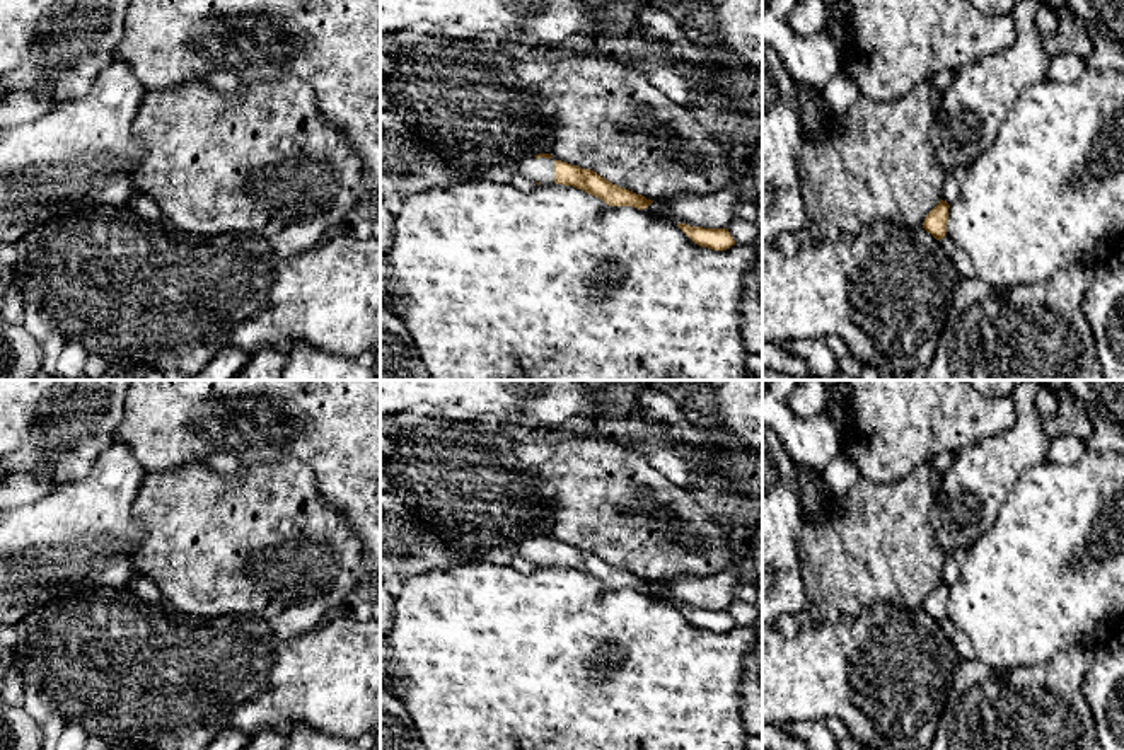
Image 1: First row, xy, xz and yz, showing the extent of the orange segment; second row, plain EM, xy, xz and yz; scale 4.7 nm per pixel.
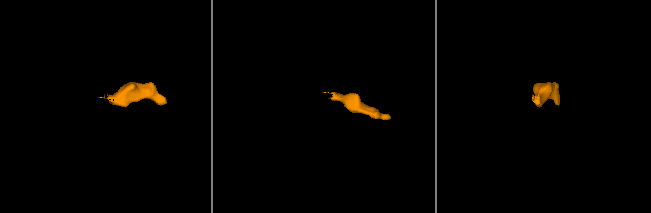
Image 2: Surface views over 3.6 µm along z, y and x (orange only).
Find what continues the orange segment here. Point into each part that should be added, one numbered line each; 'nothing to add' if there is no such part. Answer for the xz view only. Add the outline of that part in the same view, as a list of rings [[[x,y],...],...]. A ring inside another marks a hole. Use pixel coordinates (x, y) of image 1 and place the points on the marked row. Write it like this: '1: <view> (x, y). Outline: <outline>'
1: xz (541, 169). Outline: [[[524,159],[512,167],[513,174],[532,179],[541,184],[554,182],[554,159]]]

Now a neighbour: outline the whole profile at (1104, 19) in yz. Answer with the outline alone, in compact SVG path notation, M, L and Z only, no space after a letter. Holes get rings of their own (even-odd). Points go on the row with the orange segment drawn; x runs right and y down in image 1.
M1066 0L1064 9L1092 39L1086 68L1124 72L1124 0Z

